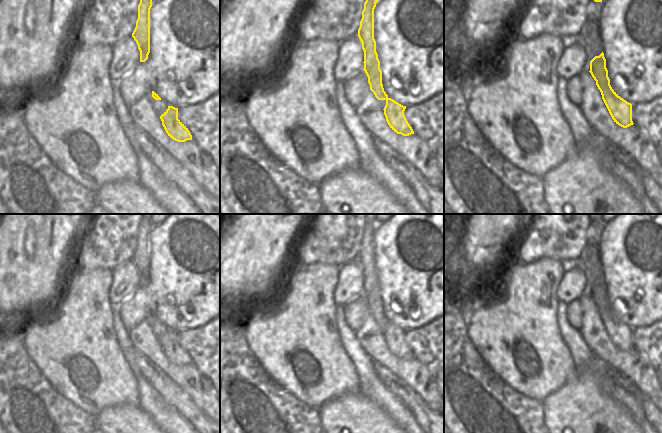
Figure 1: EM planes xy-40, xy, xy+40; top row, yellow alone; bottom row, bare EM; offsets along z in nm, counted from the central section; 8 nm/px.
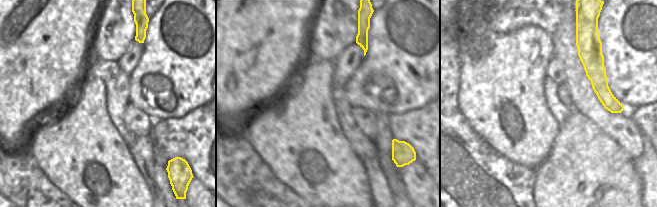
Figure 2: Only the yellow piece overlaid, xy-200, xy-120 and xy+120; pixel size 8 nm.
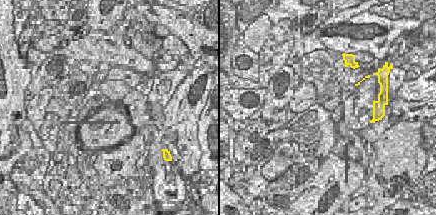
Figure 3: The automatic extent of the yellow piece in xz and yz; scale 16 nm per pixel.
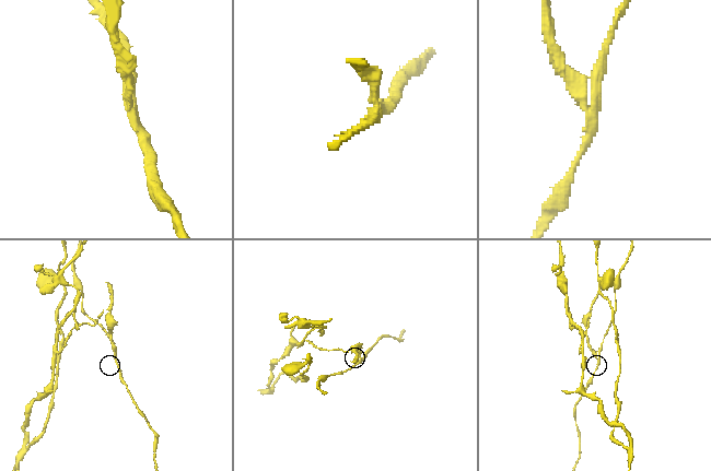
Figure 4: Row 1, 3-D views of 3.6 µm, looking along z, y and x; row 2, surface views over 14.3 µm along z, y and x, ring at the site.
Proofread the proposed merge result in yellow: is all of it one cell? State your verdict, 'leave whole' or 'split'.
split

